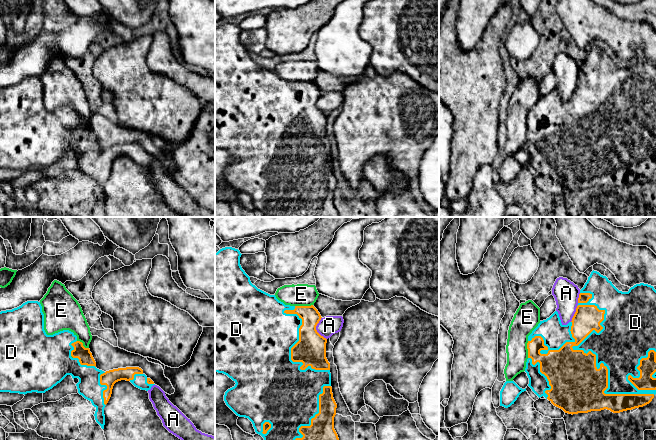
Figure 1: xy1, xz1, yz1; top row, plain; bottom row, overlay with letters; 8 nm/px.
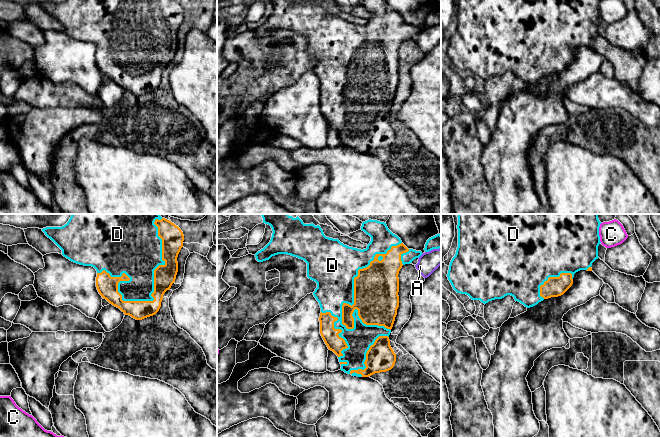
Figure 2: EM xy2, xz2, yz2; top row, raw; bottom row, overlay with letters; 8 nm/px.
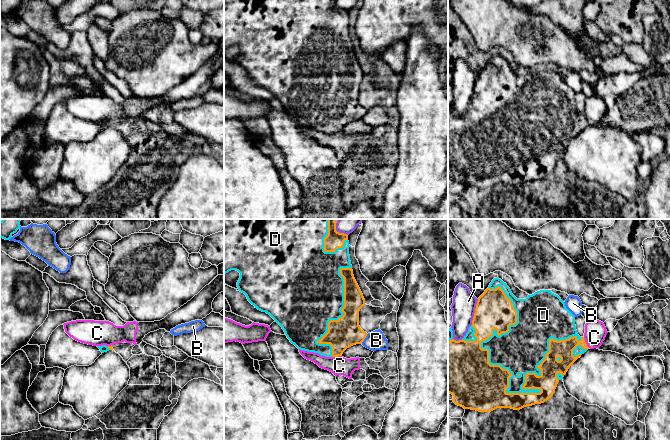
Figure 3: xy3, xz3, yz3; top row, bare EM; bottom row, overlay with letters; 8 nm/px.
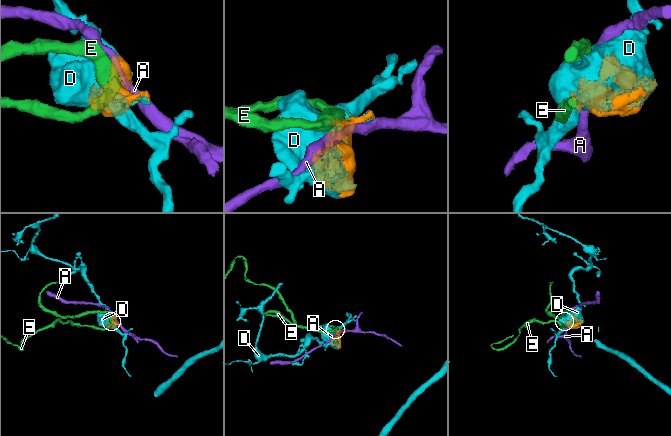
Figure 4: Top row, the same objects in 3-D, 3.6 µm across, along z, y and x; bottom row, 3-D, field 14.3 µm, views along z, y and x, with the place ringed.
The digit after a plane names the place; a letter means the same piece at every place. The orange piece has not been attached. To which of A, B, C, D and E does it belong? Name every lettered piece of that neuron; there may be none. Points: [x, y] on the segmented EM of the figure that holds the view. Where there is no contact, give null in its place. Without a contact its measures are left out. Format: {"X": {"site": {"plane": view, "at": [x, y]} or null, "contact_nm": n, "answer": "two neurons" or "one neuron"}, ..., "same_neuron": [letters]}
{"A": {"site": {"plane": "yz3", "at": [475, 312]}, "contact_nm": 220, "answer": "two neurons"}, "B": {"site": {"plane": "xz3", "at": [365, 337]}, "contact_nm": 90, "answer": "two neurons"}, "C": {"site": {"plane": "yz3", "at": [585, 342]}, "contact_nm": 100, "answer": "two neurons"}, "D": {"site": {"plane": "yz3", "at": [480, 345]}, "contact_nm": 950, "answer": "one neuron"}, "E": {"site": {"plane": "xz1", "at": [303, 306]}, "contact_nm": 140, "answer": "two neurons"}, "same_neuron": ["D"]}

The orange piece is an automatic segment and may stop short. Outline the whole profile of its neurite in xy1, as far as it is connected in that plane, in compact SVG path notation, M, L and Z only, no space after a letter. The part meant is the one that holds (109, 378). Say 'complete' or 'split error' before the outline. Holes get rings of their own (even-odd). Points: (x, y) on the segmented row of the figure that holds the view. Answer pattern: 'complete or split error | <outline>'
split error | M27 301L17 308L0 312L0 392L24 395L32 392L45 393L60 383L67 375L71 375L73 379L79 379L76 384L78 393L89 400L96 408L95 420L102 429L105 425L104 408L111 397L116 382L121 380L130 381L135 387L146 391L155 385L139 367L118 368L106 372L97 369L90 349L85 348L83 343L77 340L77 336L69 330L47 335L44 330L42 306L38 301Z

